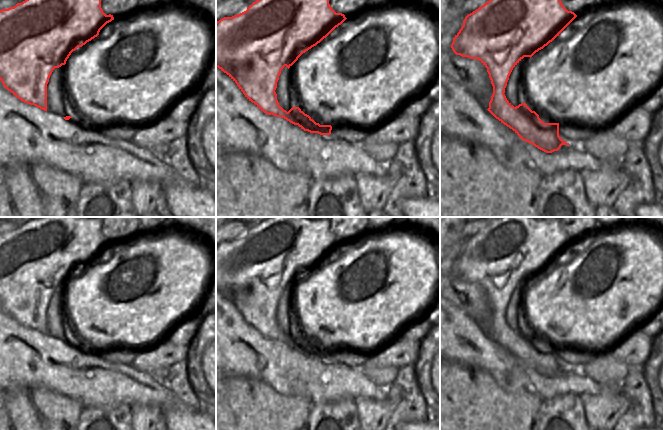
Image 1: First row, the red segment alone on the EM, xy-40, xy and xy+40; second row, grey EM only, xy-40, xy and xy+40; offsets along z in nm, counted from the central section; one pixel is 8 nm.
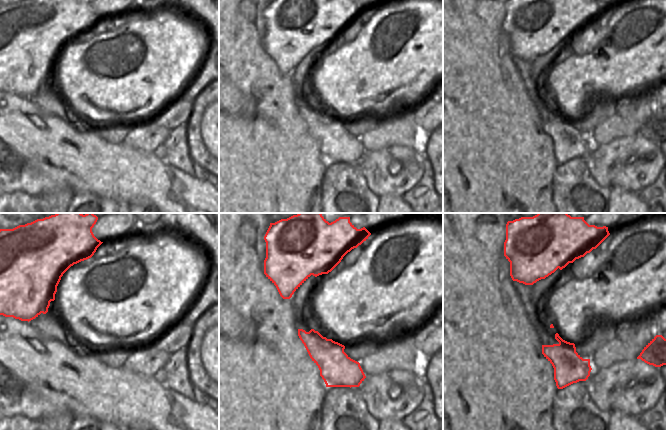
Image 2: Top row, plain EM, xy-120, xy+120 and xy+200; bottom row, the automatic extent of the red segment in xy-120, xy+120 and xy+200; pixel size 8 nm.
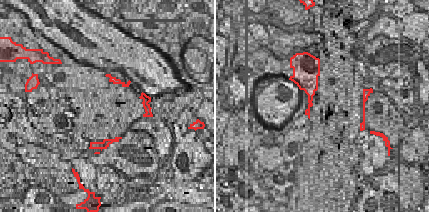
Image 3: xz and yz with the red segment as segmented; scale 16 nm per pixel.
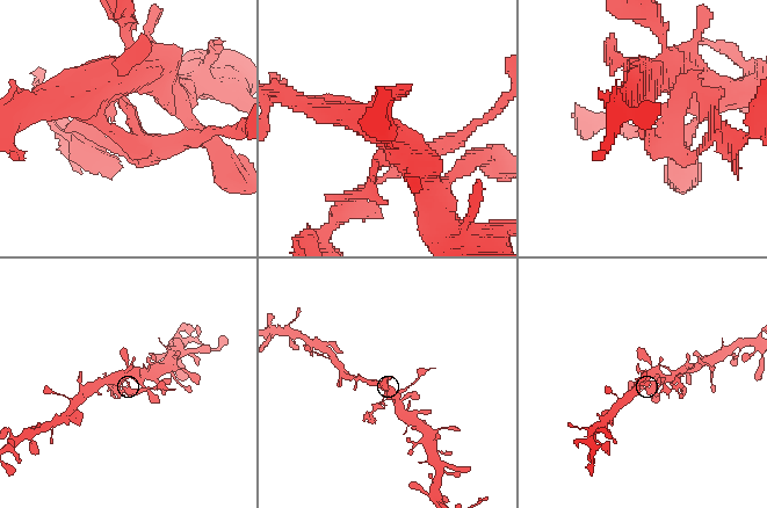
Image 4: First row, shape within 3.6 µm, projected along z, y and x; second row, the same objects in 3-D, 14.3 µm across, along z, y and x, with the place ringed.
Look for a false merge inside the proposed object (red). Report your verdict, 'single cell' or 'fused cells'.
fused cells

